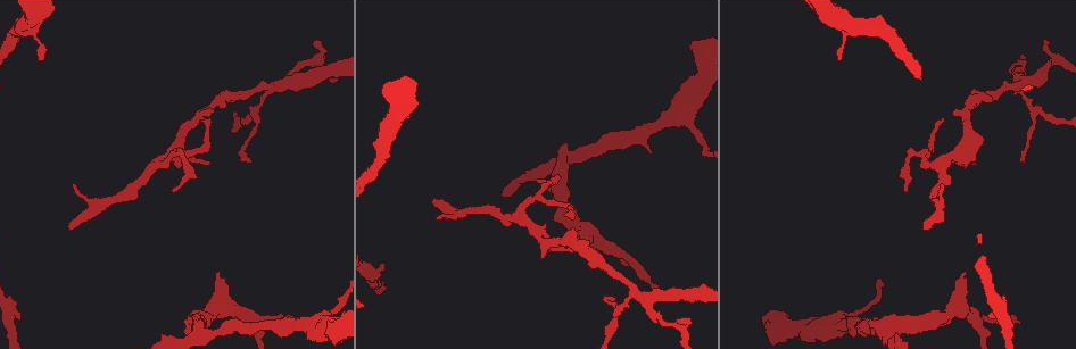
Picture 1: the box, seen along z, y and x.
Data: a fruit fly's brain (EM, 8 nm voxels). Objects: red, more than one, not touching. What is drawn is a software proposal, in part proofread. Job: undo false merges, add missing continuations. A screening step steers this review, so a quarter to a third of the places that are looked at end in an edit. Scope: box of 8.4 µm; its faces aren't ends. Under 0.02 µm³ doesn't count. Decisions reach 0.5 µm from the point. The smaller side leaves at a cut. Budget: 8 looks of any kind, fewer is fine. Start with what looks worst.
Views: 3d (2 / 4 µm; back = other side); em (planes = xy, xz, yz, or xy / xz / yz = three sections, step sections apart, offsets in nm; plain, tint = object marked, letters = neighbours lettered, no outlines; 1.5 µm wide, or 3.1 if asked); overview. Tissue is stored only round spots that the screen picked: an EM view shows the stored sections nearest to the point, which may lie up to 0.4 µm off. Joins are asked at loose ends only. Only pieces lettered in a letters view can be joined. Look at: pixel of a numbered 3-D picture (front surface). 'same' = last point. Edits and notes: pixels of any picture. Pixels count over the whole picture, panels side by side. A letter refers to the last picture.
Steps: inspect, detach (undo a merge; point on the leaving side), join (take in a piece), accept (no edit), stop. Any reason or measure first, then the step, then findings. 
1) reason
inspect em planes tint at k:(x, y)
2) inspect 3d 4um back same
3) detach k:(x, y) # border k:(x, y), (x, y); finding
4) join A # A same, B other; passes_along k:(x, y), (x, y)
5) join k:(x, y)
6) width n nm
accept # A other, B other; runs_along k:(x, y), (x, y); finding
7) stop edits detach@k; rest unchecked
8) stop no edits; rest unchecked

free end
inspect em yz step 8 letters at 1:(1020, 323)

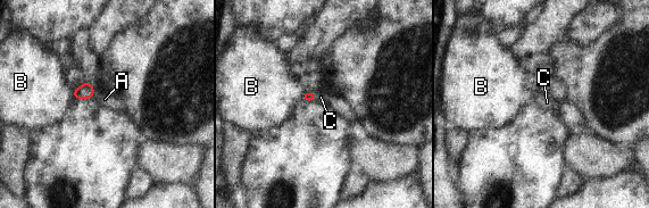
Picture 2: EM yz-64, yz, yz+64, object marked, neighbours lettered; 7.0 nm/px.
join C # A other, B other, C same; passes_along 2:(309, 96), (314, 96), (321, 97); the neuron continues

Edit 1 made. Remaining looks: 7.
thin end
inspect 3d 2um at 1:(941, 120)

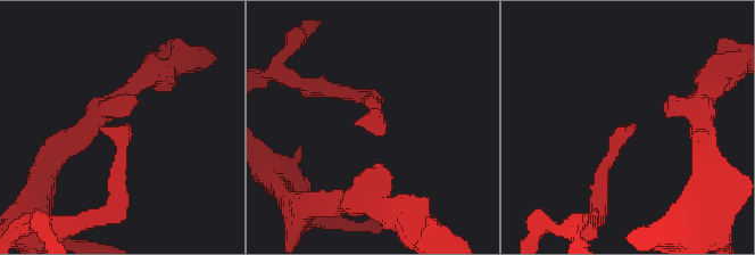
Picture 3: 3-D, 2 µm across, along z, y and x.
shape alone is not enough
inspect em 3.1um planes letters at 3:(354, 125)

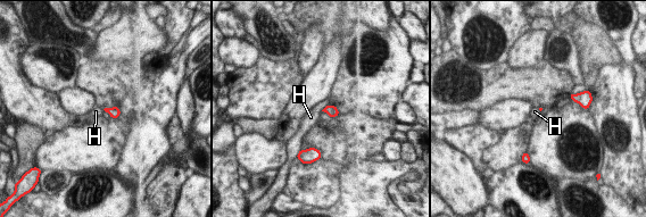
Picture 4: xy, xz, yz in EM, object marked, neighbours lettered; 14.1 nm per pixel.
accept # H other; border 4:(326, 105), (321, 110); no lettered piece goes on from it

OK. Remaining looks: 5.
branch stops here
inspect em xy step 4 letters at 1:(432, 200)

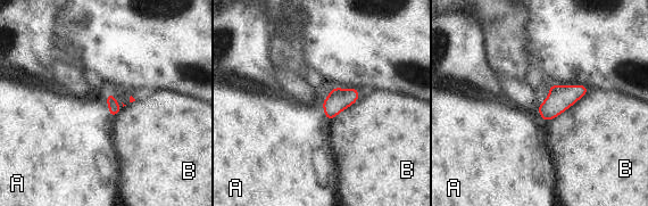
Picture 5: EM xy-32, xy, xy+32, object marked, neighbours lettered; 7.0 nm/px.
cut it another way
inspect em planes letters same

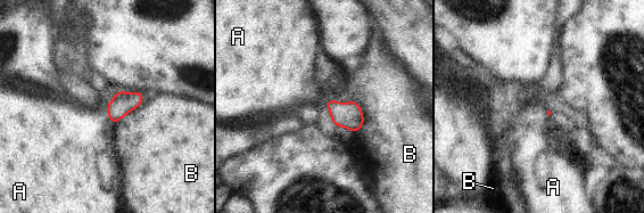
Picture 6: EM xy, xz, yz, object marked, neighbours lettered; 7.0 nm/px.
join A # A same, B other; passes_along 6:(123, 103), (108, 115), (79, 134); the neuron continues

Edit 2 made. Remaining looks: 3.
stop edits join@2, join@6; rest unchecked

